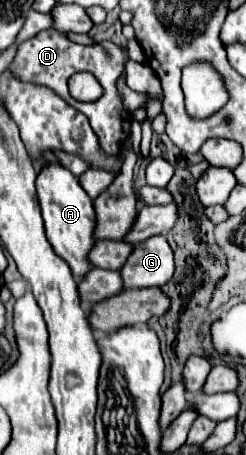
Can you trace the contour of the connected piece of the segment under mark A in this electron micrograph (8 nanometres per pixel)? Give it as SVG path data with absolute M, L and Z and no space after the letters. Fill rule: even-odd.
M45 163L43 169L37 175L37 199L41 205L43 221L47 239L51 241L55 253L67 261L73 275L81 279L87 271L91 271L91 263L87 261L87 253L91 251L95 239L93 239L93 227L95 227L95 209L93 201L85 193L85 189L79 185L79 179L63 165L59 163Z

